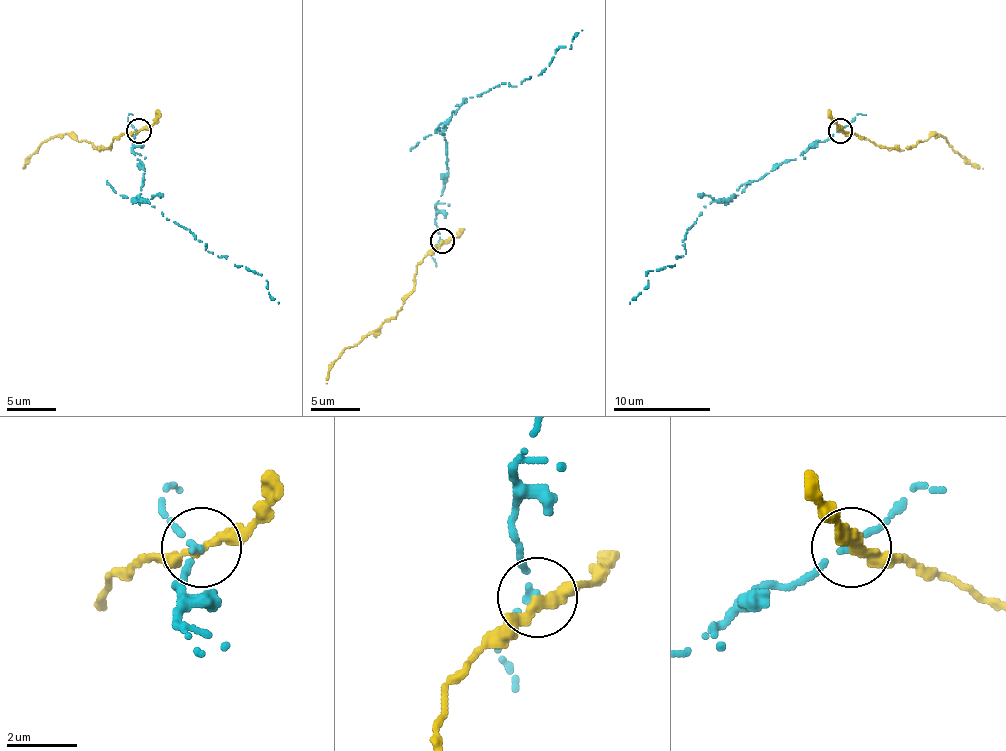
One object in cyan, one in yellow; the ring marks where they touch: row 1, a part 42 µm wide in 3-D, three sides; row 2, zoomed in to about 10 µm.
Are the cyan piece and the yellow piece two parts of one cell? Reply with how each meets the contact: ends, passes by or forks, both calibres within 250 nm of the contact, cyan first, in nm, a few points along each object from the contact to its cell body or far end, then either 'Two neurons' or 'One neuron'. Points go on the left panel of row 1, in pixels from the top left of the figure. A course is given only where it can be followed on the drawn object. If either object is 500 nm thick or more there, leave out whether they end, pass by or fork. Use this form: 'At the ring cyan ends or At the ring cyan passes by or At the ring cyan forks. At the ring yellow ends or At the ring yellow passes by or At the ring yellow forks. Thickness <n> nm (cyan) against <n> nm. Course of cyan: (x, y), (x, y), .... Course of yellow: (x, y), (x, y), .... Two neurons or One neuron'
At the ring cyan passes by. At the ring yellow passes by. Thickness 130 nm (cyan) against 300 nm. Course of cyan: (138, 130), (130, 142), (145, 171), (140, 196), (208, 252), (259, 273), (269, 295), (279, 303). Course of yellow: (138, 130), (113, 140), (111, 147), (101, 149), (91, 142), (55, 135), (26, 161), (23, 169). Two neurons

